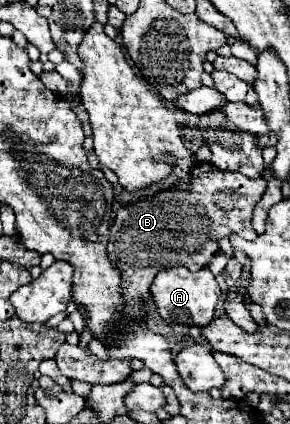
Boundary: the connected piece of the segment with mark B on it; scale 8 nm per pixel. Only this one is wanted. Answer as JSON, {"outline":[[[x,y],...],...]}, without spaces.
{"outline":[[[197,163],[191,171],[189,181],[181,181],[177,187],[169,191],[161,191],[151,199],[137,201],[135,205],[119,209],[109,233],[107,251],[109,251],[109,259],[121,269],[123,297],[127,301],[127,317],[135,317],[141,321],[141,309],[147,307],[149,287],[155,275],[159,273],[159,269],[181,265],[181,267],[187,267],[189,271],[199,271],[207,267],[207,263],[219,251],[219,245],[217,245],[219,237],[229,237],[231,233],[235,233],[235,235],[241,235],[243,239],[255,239],[257,233],[251,225],[251,217],[257,201],[265,193],[265,187],[267,187],[267,181],[263,177],[249,179],[249,177],[243,177],[241,173],[227,173],[227,171],[215,169],[215,165],[211,163]]]}

